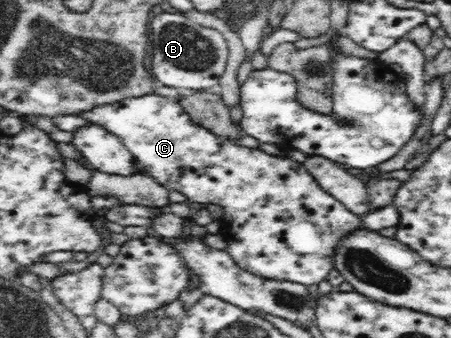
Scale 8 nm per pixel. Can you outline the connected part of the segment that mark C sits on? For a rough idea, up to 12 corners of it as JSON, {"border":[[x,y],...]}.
{"border":[[157,93],[79,116],[194,208],[228,255],[319,284],[362,225],[303,163]]}

